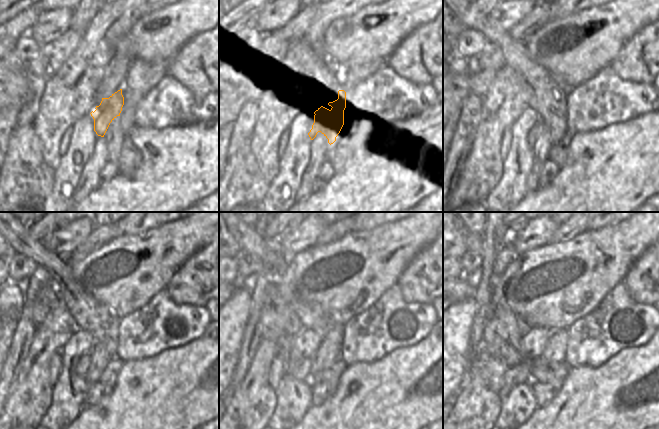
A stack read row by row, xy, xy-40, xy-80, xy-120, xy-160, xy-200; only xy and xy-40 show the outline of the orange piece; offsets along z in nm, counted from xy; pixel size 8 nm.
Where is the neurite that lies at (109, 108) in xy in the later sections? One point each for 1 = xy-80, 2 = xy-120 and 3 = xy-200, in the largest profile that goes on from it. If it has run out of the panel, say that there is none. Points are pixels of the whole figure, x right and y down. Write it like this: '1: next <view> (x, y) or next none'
1: next xy-80 (554, 120)
2: next xy-120 (109, 341)
3: next xy-200 (519, 374)

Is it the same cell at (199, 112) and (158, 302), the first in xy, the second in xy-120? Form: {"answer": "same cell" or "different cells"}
{"answer": "same cell"}

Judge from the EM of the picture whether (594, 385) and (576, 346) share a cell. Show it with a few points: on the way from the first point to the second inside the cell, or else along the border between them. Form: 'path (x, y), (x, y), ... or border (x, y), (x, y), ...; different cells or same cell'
border (608, 360), (596, 367), (577, 366), (570, 368); different cells

